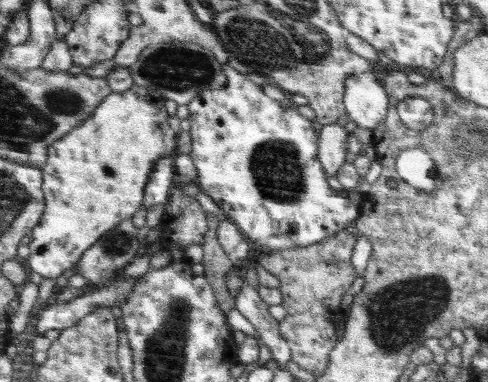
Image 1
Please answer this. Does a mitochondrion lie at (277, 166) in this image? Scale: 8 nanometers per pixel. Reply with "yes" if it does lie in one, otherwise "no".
yes

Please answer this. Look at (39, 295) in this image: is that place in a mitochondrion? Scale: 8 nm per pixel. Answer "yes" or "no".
no

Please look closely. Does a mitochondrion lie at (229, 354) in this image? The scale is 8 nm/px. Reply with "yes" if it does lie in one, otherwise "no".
no

